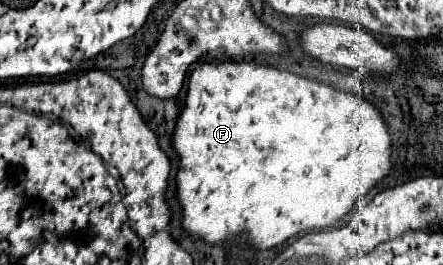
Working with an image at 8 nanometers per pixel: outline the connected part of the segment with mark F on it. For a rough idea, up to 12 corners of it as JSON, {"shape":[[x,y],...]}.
{"shape":[[199,64],[181,226],[273,248],[391,164],[373,104]]}

